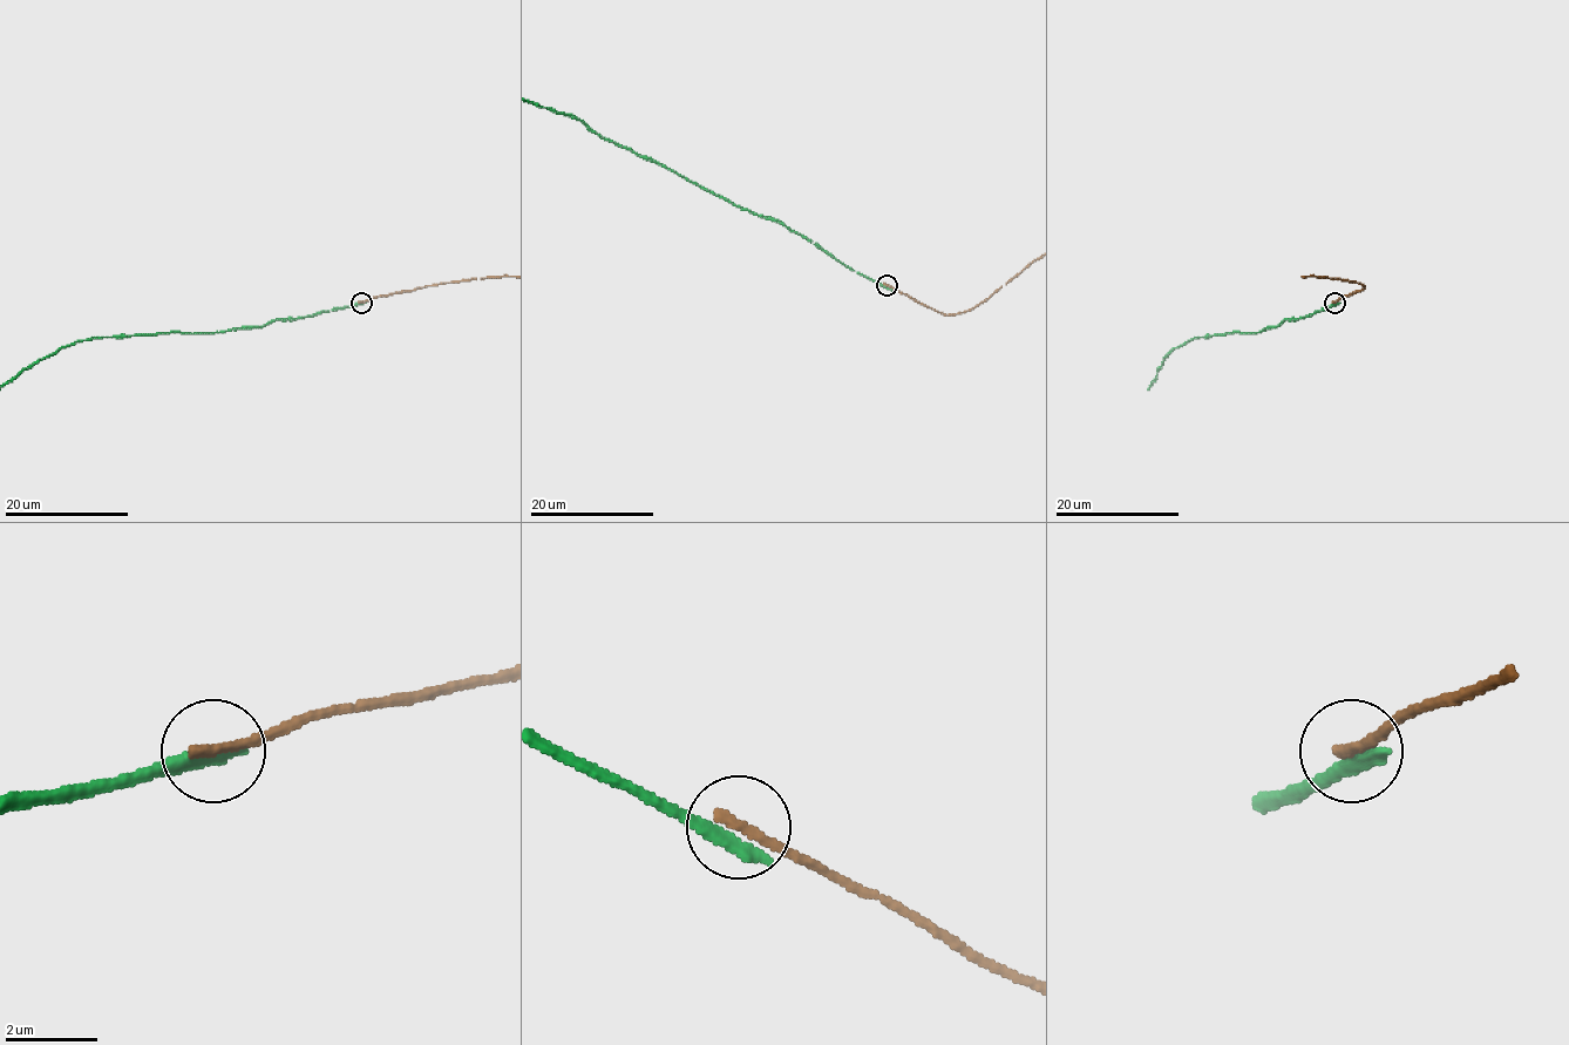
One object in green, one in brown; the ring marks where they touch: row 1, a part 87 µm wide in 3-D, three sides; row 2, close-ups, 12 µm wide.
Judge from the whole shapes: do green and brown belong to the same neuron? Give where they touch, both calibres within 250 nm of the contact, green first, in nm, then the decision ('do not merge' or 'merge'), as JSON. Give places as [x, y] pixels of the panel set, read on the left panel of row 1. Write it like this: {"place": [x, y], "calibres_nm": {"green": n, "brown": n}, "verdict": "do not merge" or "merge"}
{"place": [361, 303], "calibres_nm": {"green": 360, "brown": 240}, "verdict": "do not merge"}

